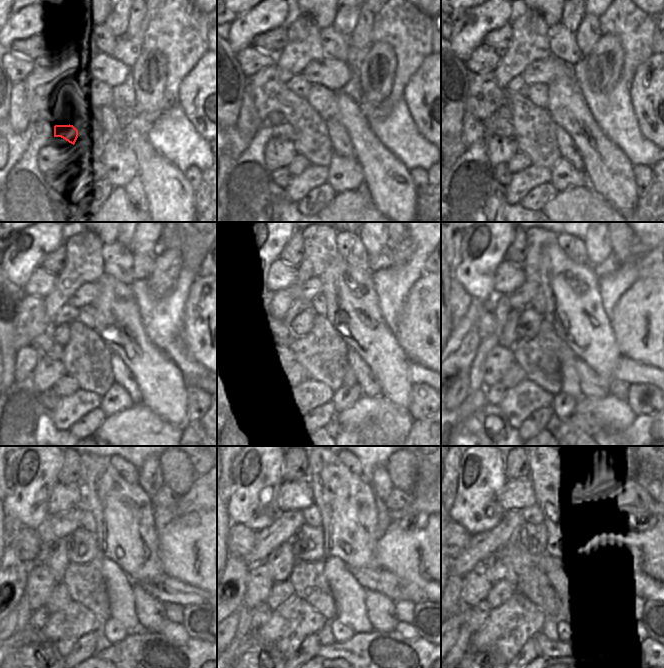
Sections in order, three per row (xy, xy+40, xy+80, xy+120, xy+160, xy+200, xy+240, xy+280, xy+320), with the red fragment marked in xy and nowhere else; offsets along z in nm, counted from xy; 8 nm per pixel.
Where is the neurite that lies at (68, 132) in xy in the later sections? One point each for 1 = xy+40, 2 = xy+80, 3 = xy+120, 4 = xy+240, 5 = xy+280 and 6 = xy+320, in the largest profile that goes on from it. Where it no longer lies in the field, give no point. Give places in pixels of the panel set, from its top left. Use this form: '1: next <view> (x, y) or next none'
1: next xy+40 (286, 130)
2: next xy+80 (494, 126)
3: next xy+120 (45, 345)
4: next xy+240 (27, 543)
5: next xy+280 (240, 541)
6: next xy+320 (461, 538)

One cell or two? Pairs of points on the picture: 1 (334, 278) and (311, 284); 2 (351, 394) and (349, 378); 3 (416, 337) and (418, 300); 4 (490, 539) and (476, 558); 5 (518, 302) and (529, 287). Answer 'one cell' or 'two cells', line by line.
1: two cells
2: two cells
3: one cell
4: one cell
5: one cell

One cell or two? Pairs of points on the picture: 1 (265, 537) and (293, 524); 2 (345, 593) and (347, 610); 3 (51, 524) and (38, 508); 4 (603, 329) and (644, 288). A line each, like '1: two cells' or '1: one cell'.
1: one cell
2: one cell
3: two cells
4: two cells

